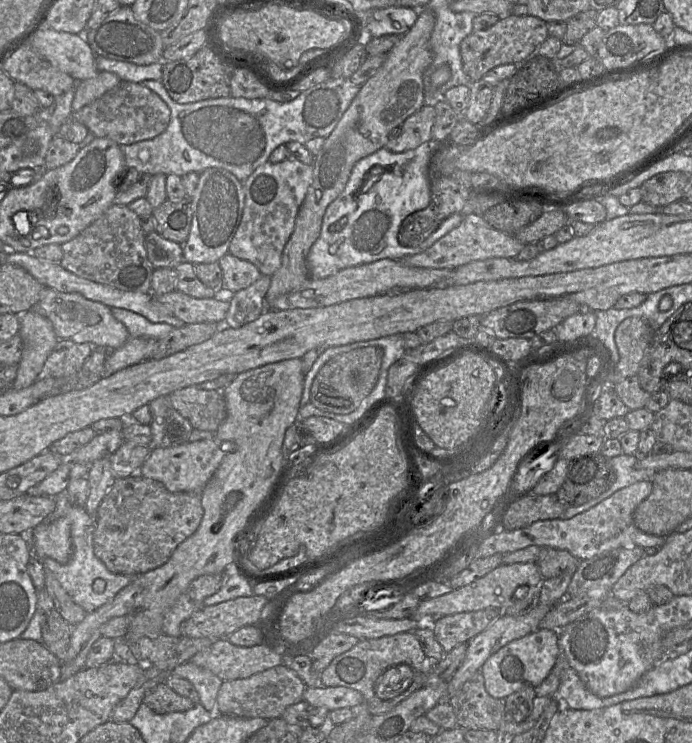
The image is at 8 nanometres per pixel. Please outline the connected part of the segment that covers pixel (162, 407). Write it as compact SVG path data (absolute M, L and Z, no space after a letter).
M160 396L148 403L152 414L150 447L170 447L189 441L193 426L173 407L169 396Z

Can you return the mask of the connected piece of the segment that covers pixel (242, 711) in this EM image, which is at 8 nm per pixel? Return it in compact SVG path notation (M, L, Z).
M281 664L248 678L223 681L218 695L216 712L242 718L279 718L291 705L302 700L304 682L286 664Z

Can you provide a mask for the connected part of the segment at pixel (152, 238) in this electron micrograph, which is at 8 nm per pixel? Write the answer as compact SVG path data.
M156 231L145 236L147 257L152 266L156 268L176 268L184 261L183 245L165 239Z

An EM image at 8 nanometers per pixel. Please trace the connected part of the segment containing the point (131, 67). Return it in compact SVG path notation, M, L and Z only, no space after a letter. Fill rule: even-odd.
M96 55L96 65L99 71L115 73L122 81L141 83L147 80L162 80L164 63L136 65Z

